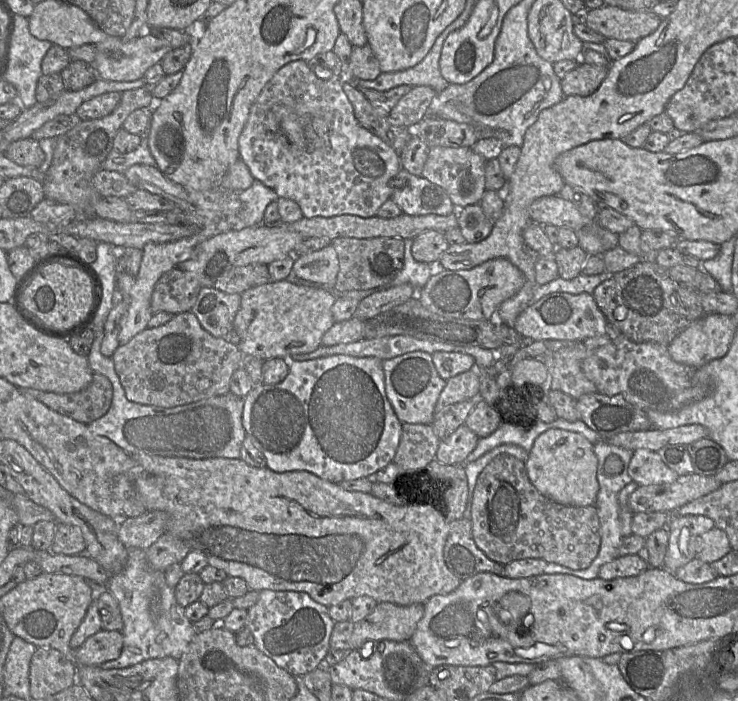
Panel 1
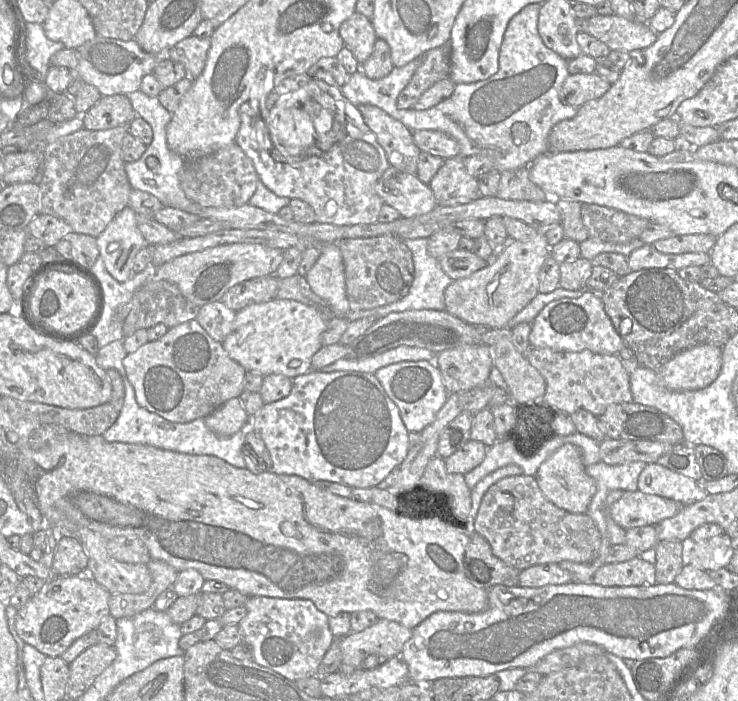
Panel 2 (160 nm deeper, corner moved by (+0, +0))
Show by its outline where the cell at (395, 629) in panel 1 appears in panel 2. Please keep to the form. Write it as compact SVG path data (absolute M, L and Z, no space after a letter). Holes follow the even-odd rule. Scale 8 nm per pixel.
M378 619L377 622L361 632L351 632L340 640L342 663L352 666L355 669L363 669L362 664L369 655L379 657L381 665L392 657L401 654L404 644L412 636L413 629L407 628L395 621Z

